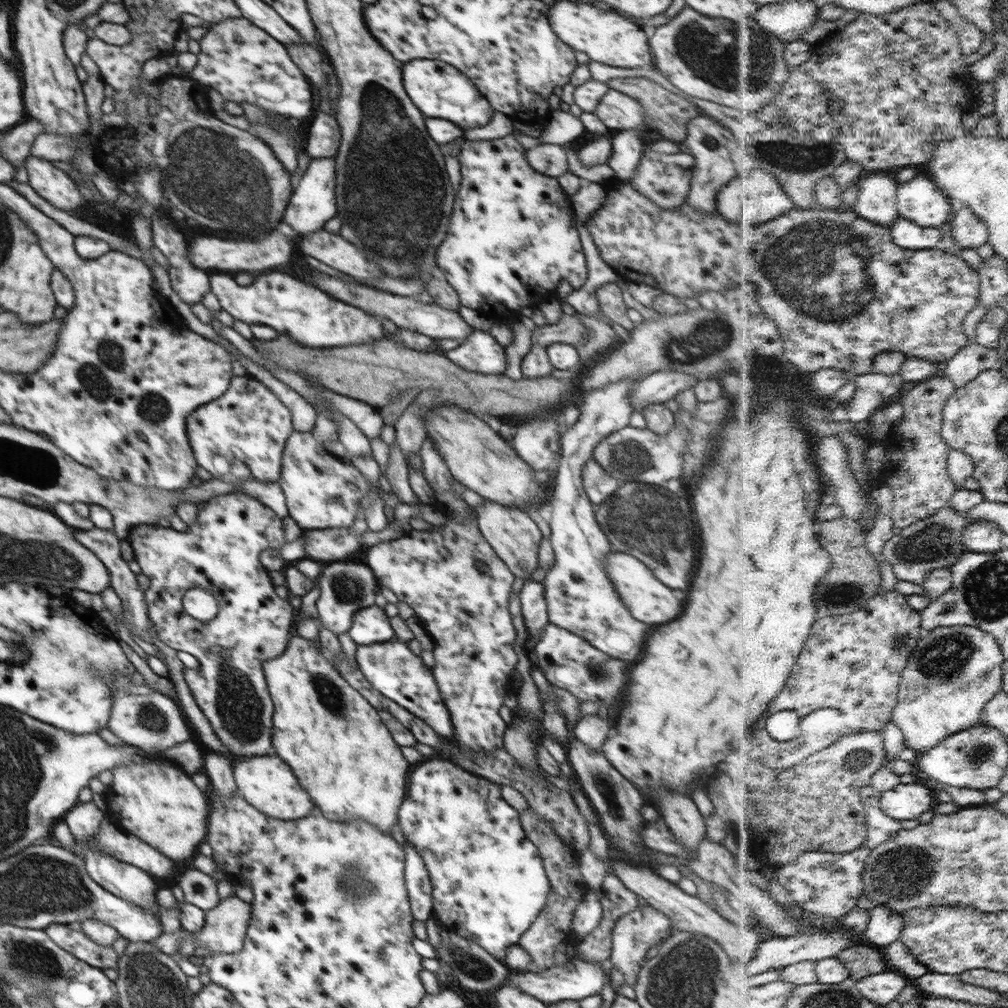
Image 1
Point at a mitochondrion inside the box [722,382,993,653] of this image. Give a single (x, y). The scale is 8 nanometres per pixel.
(933, 544)

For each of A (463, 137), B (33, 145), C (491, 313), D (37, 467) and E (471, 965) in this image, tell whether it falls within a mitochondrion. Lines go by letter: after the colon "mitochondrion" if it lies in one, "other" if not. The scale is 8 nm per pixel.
A: other
B: other
C: other
D: mitochondrion
E: mitochondrion

